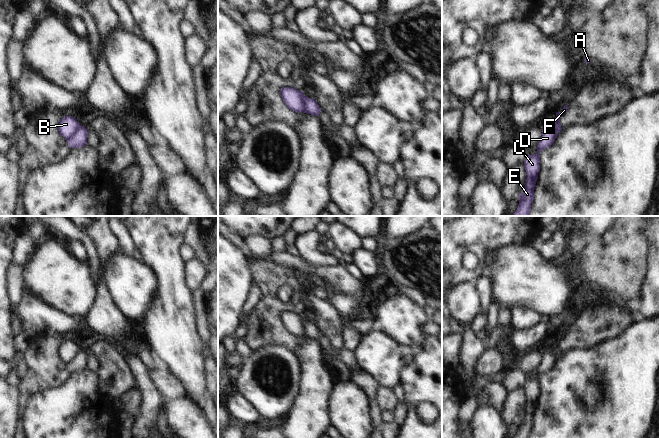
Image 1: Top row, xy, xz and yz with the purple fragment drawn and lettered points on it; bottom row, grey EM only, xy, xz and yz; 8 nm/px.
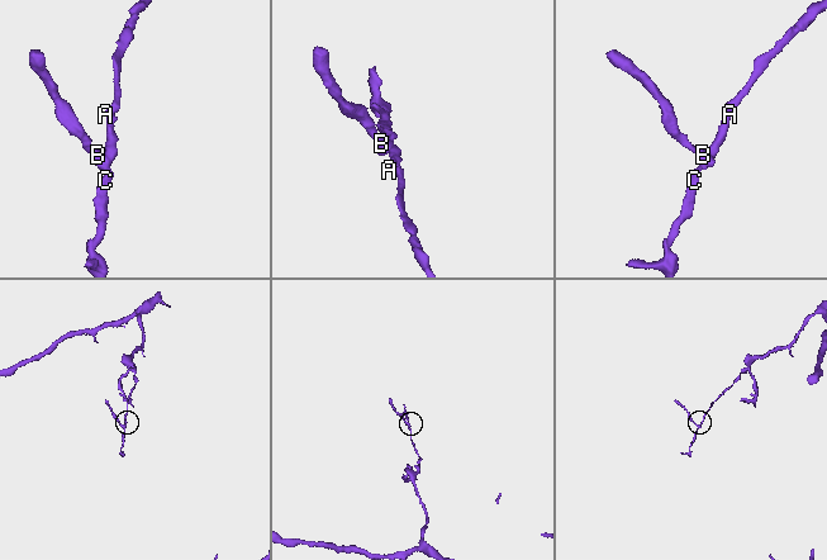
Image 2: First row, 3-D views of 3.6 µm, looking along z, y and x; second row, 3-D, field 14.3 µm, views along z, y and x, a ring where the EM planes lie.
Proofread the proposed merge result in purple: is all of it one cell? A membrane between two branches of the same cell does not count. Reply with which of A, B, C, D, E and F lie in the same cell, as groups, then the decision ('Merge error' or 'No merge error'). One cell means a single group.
Groups: A C D E F / B. Merge error.

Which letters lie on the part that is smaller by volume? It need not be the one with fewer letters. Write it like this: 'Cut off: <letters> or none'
Cut off: B.

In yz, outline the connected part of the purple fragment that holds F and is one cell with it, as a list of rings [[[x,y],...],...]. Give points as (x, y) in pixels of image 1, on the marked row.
[[[568,105],[561,112],[556,112],[556,117],[550,125],[542,129],[542,137],[537,145],[537,154],[527,155],[524,161],[526,170],[526,186],[519,196],[519,205],[513,216],[530,216],[530,209],[534,200],[534,188],[540,171],[540,152],[549,148],[558,136],[557,129],[561,127],[560,118],[567,113]]]

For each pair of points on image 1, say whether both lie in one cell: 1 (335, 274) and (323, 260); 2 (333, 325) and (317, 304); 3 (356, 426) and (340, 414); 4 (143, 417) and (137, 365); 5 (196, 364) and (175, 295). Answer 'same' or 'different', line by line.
1: different
2: same
3: same
4: same
5: same

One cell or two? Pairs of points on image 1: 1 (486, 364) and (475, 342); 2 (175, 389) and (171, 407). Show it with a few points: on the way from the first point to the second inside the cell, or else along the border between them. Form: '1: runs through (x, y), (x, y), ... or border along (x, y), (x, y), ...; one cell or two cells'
1: border along (494, 348), (480, 355), (476, 377); two cells
2: border along (185, 396), (166, 400); two cells

